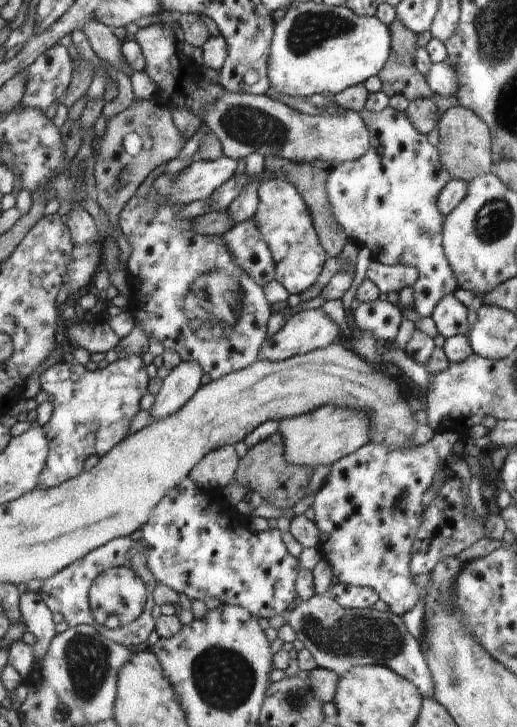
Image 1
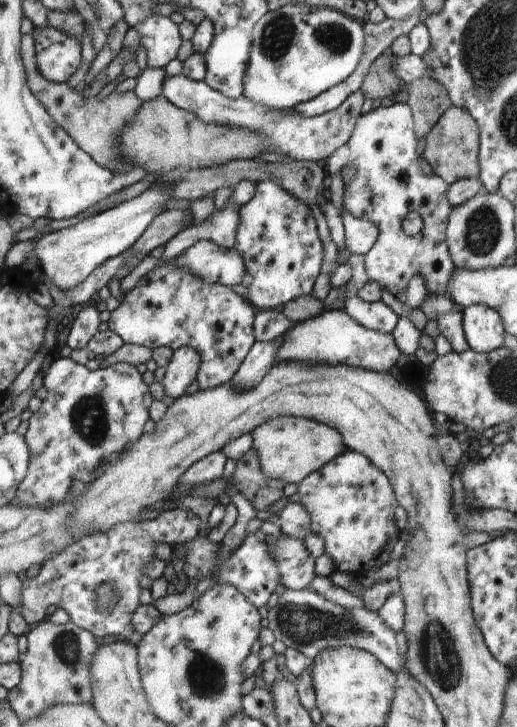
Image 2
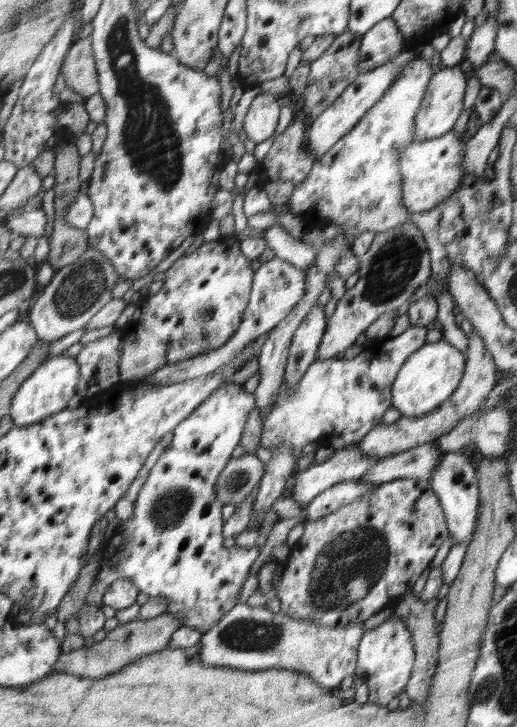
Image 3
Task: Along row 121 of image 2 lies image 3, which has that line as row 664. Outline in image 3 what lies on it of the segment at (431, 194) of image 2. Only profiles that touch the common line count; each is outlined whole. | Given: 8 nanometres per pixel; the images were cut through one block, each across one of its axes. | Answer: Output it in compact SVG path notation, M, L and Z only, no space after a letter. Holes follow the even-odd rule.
M392 613L380 626L364 633L363 640L359 644L358 668L354 673L364 677L368 685L368 702L379 707L386 706L392 698L396 698L404 690L406 682L414 672L416 654L413 636L403 621Z

